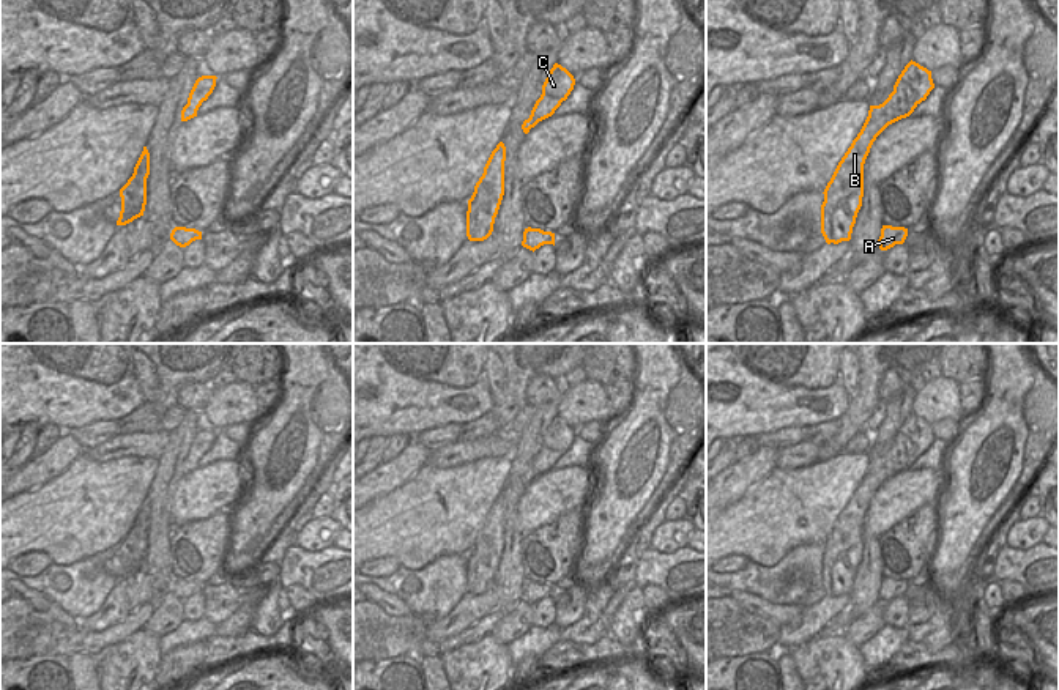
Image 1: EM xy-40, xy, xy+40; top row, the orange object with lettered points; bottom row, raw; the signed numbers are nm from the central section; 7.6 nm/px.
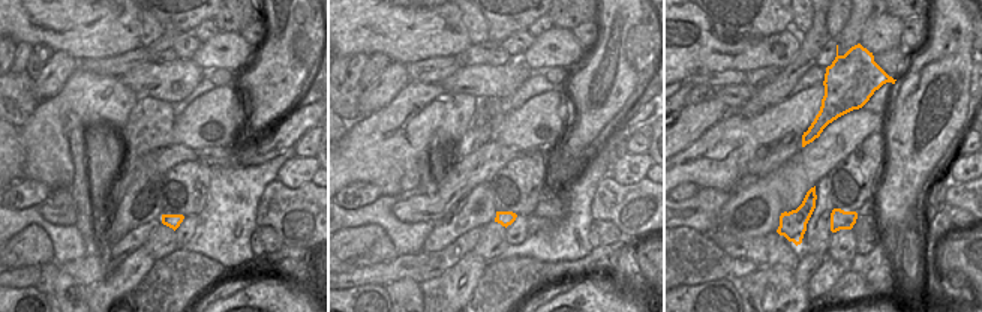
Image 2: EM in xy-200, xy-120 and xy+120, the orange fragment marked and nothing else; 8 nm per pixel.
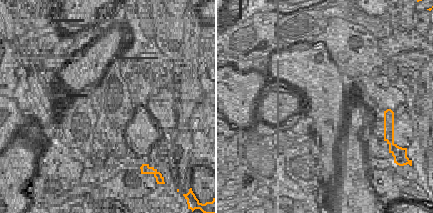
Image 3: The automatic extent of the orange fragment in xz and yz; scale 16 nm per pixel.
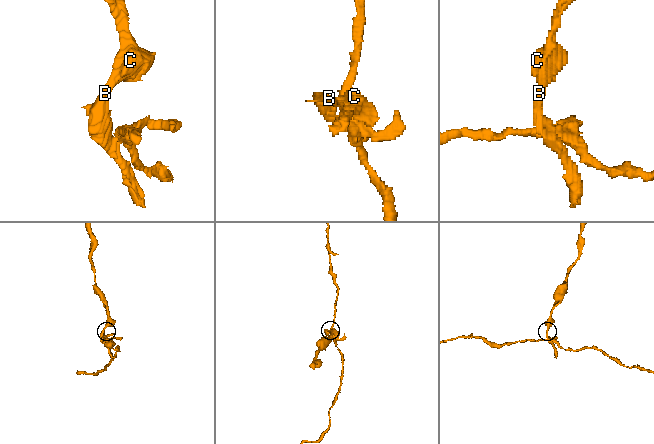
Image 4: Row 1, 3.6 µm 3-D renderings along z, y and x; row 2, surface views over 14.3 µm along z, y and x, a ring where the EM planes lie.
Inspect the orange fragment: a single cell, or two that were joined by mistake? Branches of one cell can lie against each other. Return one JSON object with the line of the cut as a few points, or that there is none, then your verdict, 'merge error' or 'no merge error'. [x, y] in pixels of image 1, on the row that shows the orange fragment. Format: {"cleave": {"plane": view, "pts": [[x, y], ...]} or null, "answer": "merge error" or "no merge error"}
{"cleave": {"plane": "xy+40", "pts": [[862, 189], [848, 199], [848, 219], [832, 230], [831, 241]]}, "answer": "merge error"}

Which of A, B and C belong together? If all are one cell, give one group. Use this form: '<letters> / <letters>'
A / B C

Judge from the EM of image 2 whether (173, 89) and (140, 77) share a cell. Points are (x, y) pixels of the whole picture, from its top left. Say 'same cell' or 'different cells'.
same cell

